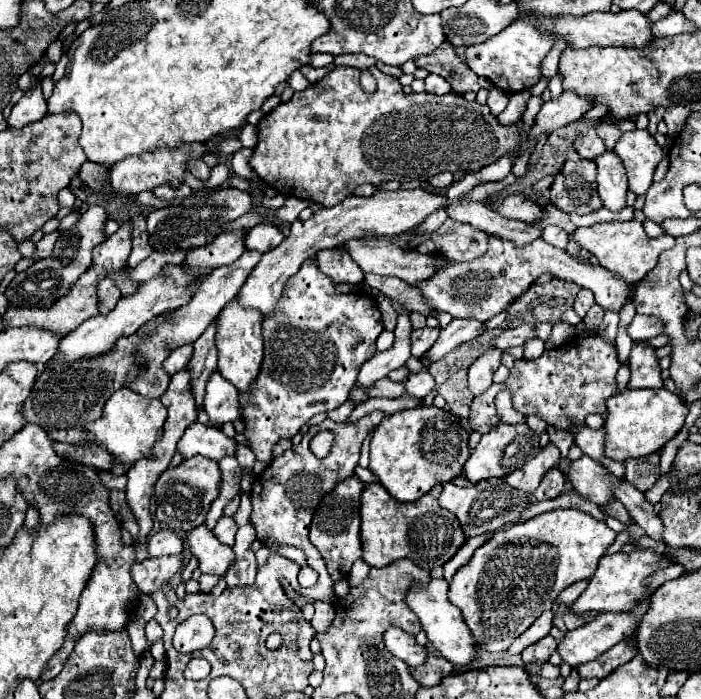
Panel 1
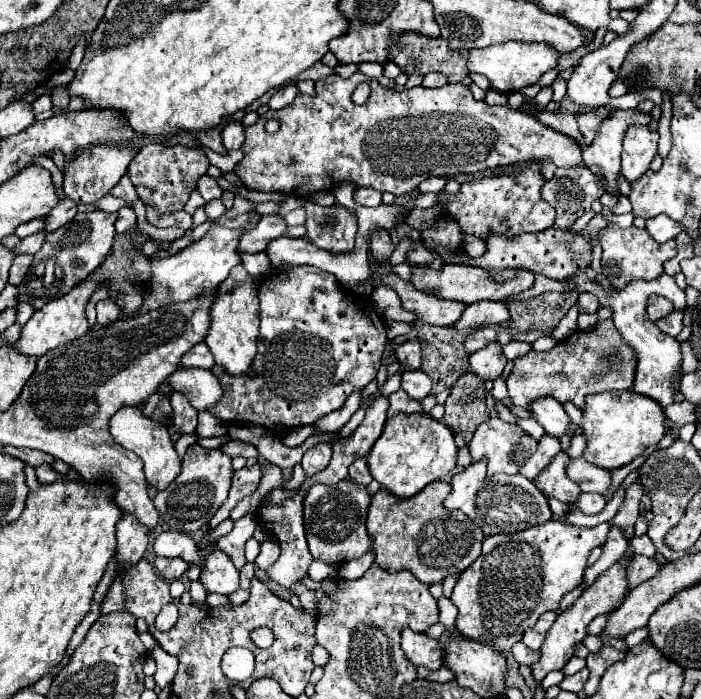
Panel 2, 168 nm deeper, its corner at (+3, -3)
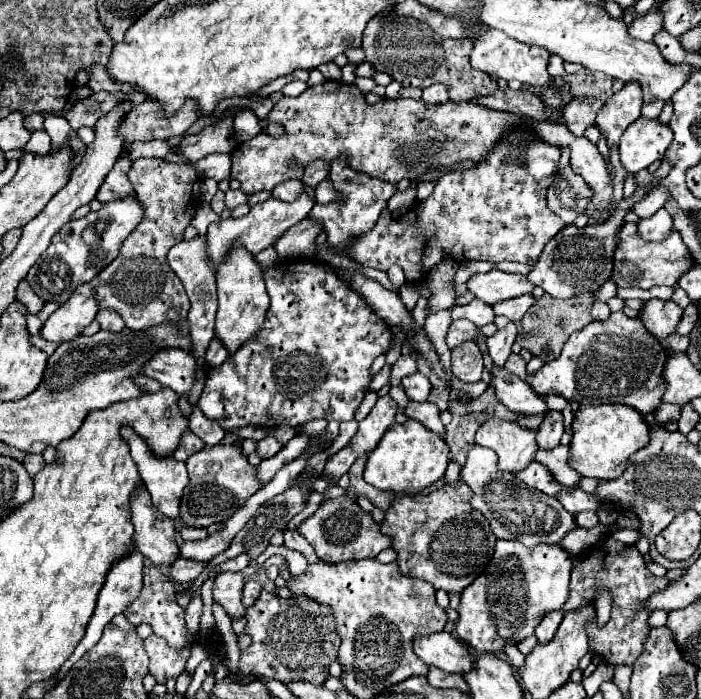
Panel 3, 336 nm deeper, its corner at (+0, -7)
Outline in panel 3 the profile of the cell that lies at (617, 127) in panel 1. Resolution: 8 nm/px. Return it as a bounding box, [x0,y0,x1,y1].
[563,97,603,137]

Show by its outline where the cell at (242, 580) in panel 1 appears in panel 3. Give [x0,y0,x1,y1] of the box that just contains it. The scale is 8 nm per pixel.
[243,581,261,607]

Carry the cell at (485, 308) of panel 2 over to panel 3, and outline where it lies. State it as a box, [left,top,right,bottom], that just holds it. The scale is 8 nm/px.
[495,295,535,321]

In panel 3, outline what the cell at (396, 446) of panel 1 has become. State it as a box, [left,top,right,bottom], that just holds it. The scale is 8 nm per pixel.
[363,419,449,493]

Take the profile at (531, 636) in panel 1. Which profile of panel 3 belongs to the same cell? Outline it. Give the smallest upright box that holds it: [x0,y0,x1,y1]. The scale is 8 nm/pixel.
[535,611,563,643]

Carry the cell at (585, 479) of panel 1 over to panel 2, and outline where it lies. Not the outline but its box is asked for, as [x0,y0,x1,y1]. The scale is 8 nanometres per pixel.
[534,453,582,505]

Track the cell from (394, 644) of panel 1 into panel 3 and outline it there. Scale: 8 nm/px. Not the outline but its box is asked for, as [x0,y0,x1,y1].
[415,633,475,673]

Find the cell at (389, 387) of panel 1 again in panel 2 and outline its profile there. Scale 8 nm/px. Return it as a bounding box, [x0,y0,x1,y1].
[388,389,422,415]

